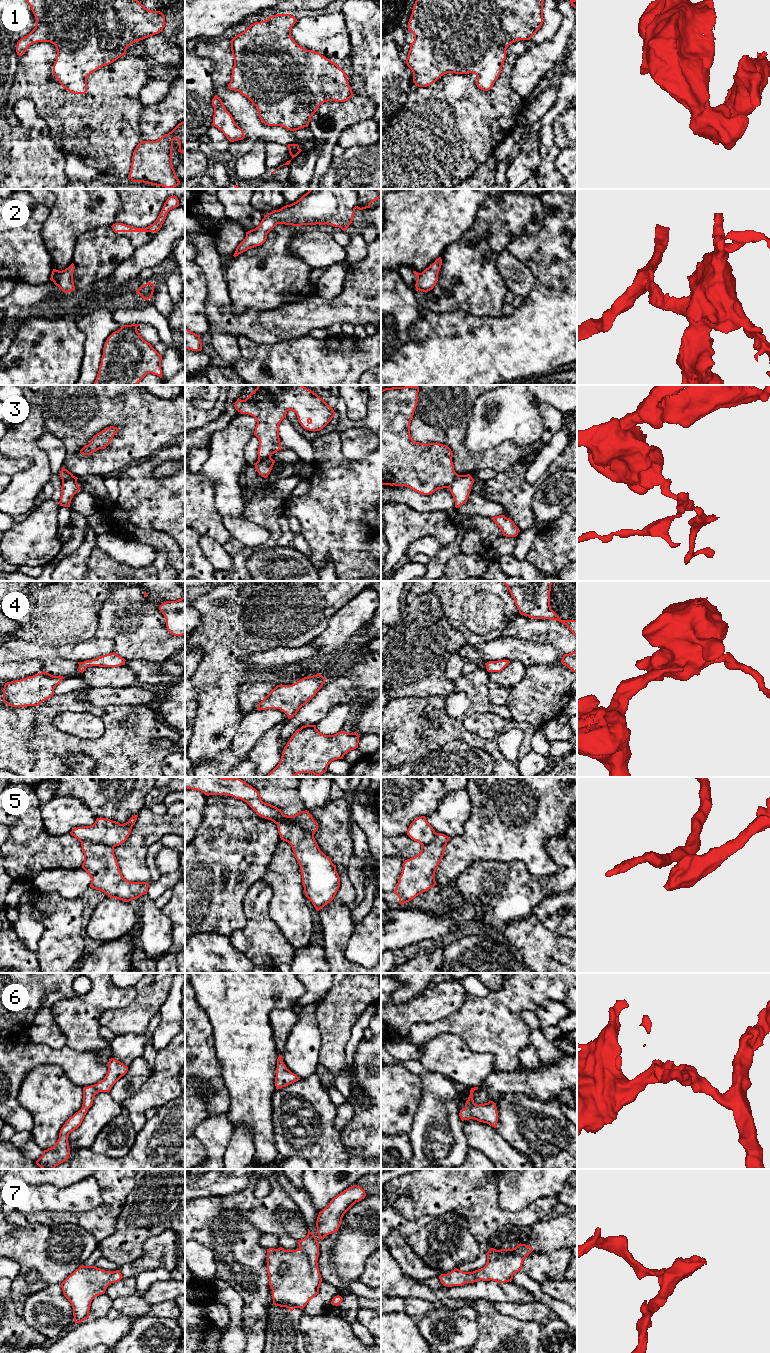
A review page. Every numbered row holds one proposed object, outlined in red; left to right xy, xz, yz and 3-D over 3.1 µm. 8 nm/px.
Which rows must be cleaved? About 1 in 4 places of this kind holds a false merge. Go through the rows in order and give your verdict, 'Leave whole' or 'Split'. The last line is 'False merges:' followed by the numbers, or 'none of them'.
1: Leave whole
2: Leave whole
3: Split
4: Leave whole
5: Split
6: Leave whole
7: Leave whole
False merges: 3, 5

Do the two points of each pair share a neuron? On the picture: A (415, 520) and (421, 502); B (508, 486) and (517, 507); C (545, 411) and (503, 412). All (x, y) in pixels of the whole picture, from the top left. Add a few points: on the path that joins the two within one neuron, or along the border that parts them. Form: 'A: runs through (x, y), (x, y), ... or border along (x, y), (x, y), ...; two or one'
A: border along (396, 502), (402, 502), (420, 511), (442, 511); two
B: runs through (512, 491), (516, 495), (517, 502); one
C: border along (534, 397), (534, 402), (542, 419), (542, 434); two

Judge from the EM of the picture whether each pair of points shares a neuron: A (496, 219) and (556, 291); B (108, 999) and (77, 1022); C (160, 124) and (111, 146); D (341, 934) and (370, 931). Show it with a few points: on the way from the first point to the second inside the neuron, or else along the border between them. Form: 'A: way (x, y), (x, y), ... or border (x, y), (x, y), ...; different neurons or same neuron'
A: border (535, 233), (517, 236), (504, 248); different neurons
B: way (100, 1001), (85, 1014); same neuron
C: border (143, 109), (140, 115), (139, 140); different neurons
D: border (355, 923), (344, 955); different neurons

